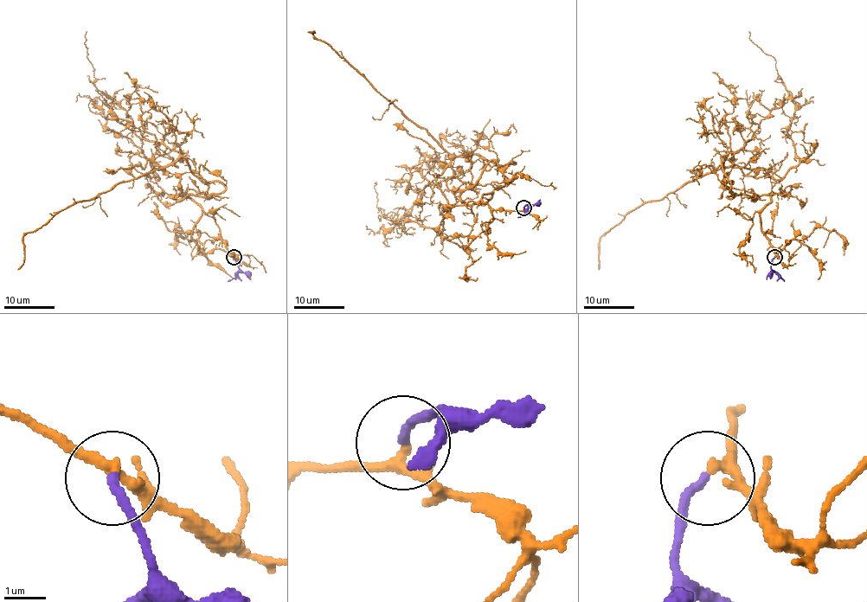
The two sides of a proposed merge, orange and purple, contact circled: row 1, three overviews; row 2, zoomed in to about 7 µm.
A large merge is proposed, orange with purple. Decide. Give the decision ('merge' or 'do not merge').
merge

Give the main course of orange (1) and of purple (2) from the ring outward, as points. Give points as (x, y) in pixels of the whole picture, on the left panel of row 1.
1: (234, 257), (205, 252), (191, 232), (202, 209), (146, 175), (180, 152), (138, 135), (98, 89), (86, 31)
2: (234, 257), (238, 273), (227, 281)

